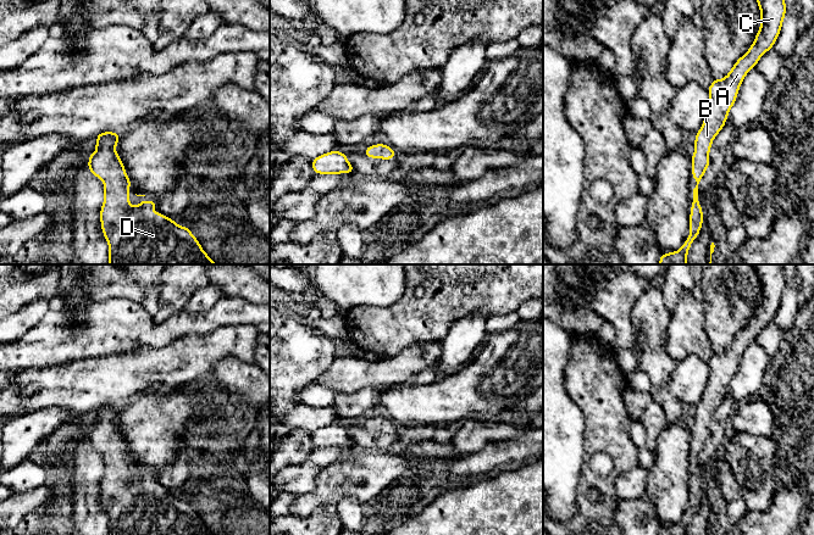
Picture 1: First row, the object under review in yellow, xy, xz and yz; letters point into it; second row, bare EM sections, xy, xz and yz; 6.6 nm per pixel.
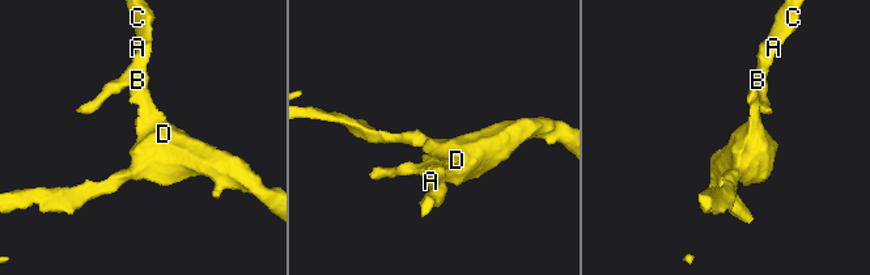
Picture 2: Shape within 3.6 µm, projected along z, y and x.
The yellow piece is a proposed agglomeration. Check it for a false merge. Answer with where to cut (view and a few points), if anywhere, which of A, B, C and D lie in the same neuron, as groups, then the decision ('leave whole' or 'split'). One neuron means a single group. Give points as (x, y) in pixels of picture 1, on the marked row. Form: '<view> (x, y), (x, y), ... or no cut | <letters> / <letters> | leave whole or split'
no cut | A B C D | leave whole

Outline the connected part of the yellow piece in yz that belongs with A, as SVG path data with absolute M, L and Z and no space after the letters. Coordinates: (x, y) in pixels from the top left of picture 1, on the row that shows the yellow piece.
M757 0L757 4L760 10L760 28L753 44L736 61L726 77L713 79L711 85L707 89L710 101L703 124L696 133L696 151L691 156L692 177L697 182L697 185L693 189L693 202L690 213L690 236L679 251L661 253L659 264L688 264L687 253L693 240L699 235L703 224L703 211L698 201L698 184L710 163L709 151L713 140L724 128L746 74L757 66L766 51L773 49L781 32L786 15L785 0Z

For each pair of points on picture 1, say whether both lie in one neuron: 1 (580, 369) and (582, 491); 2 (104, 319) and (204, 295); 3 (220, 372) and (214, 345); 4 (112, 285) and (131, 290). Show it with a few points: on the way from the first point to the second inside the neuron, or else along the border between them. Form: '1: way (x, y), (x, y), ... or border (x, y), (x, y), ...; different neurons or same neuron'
1: way (594, 400), (594, 441), (590, 447), (586, 461); same neuron
2: border (211, 307), (194, 313), (187, 313), (182, 308); different neurons
3: border (245, 361), (223, 356), (212, 364), (206, 379); different neurons
4: way (117, 285), (126, 289); same neuron

